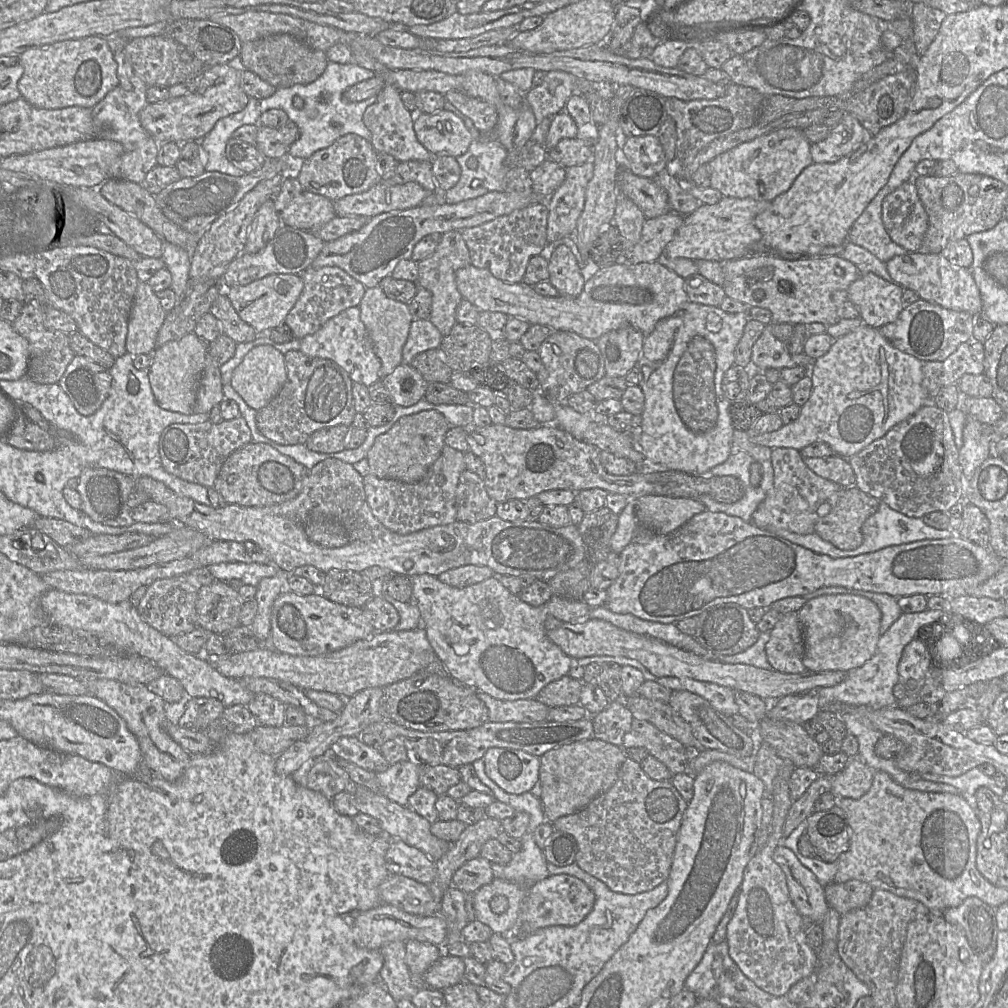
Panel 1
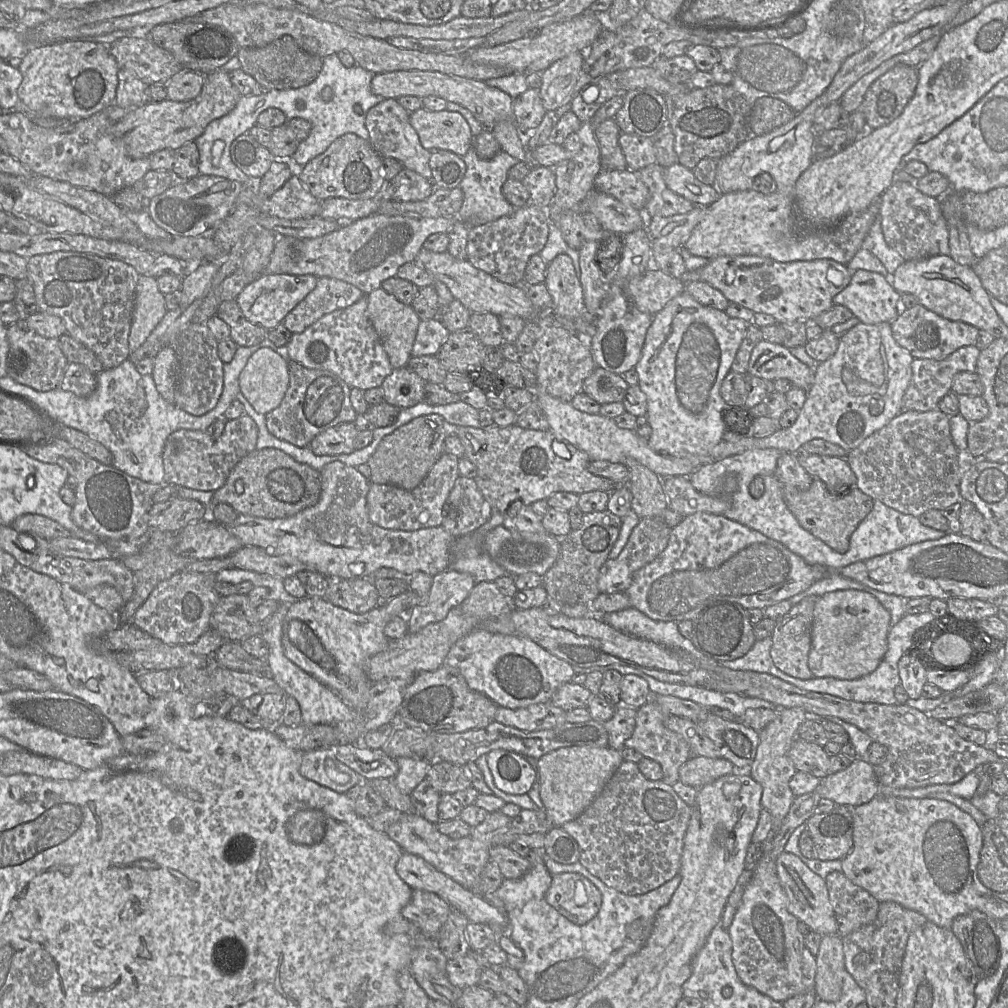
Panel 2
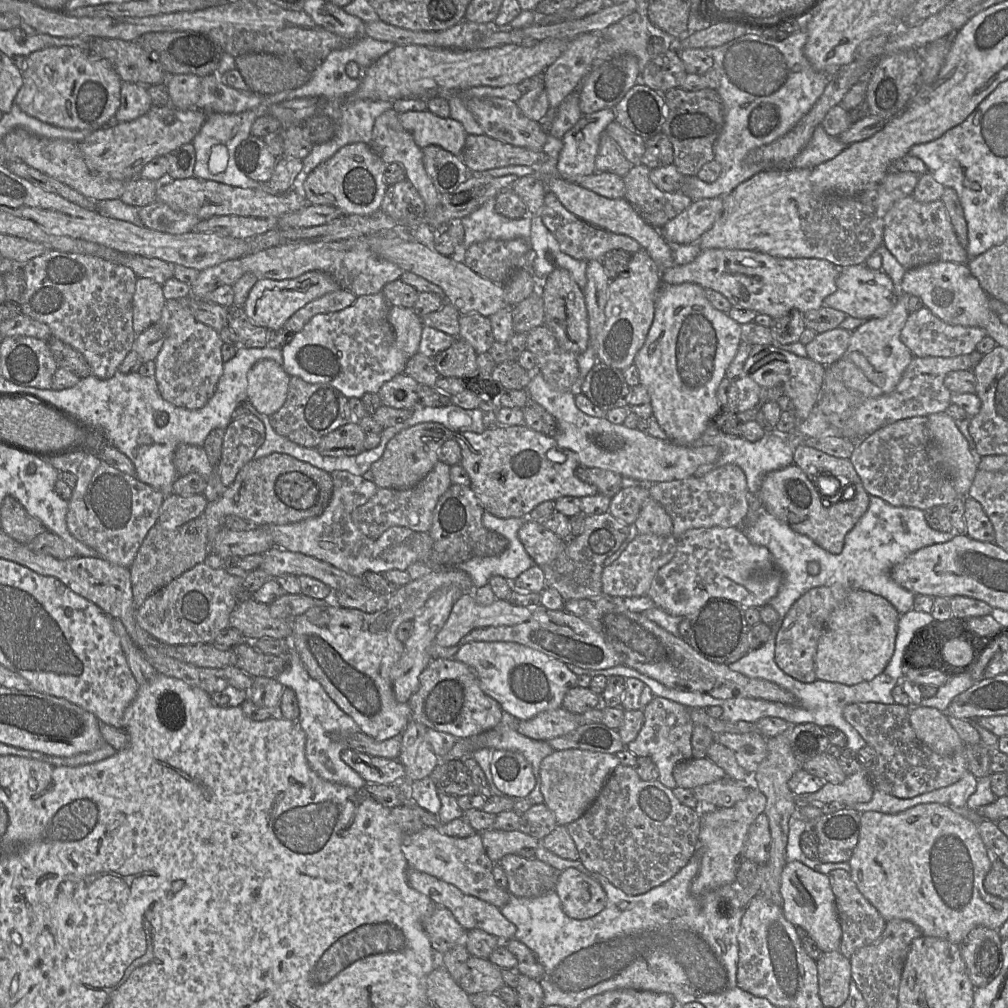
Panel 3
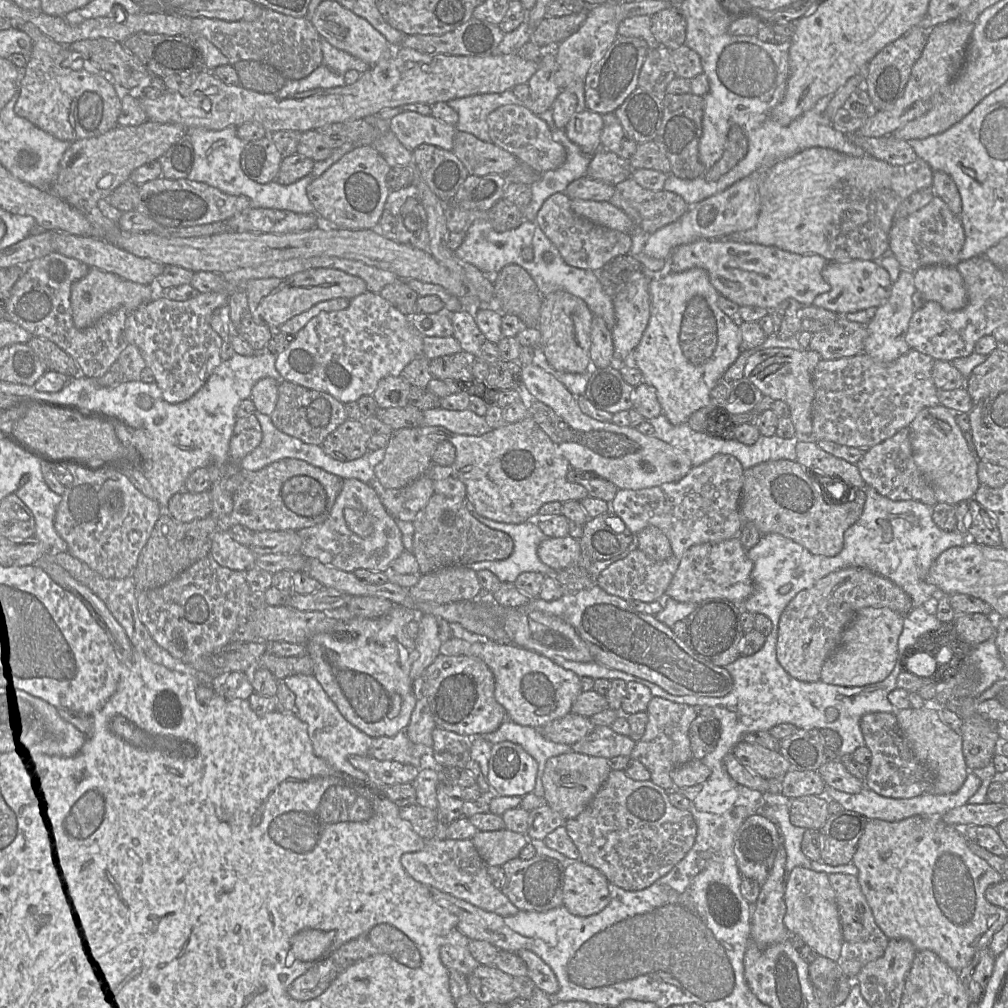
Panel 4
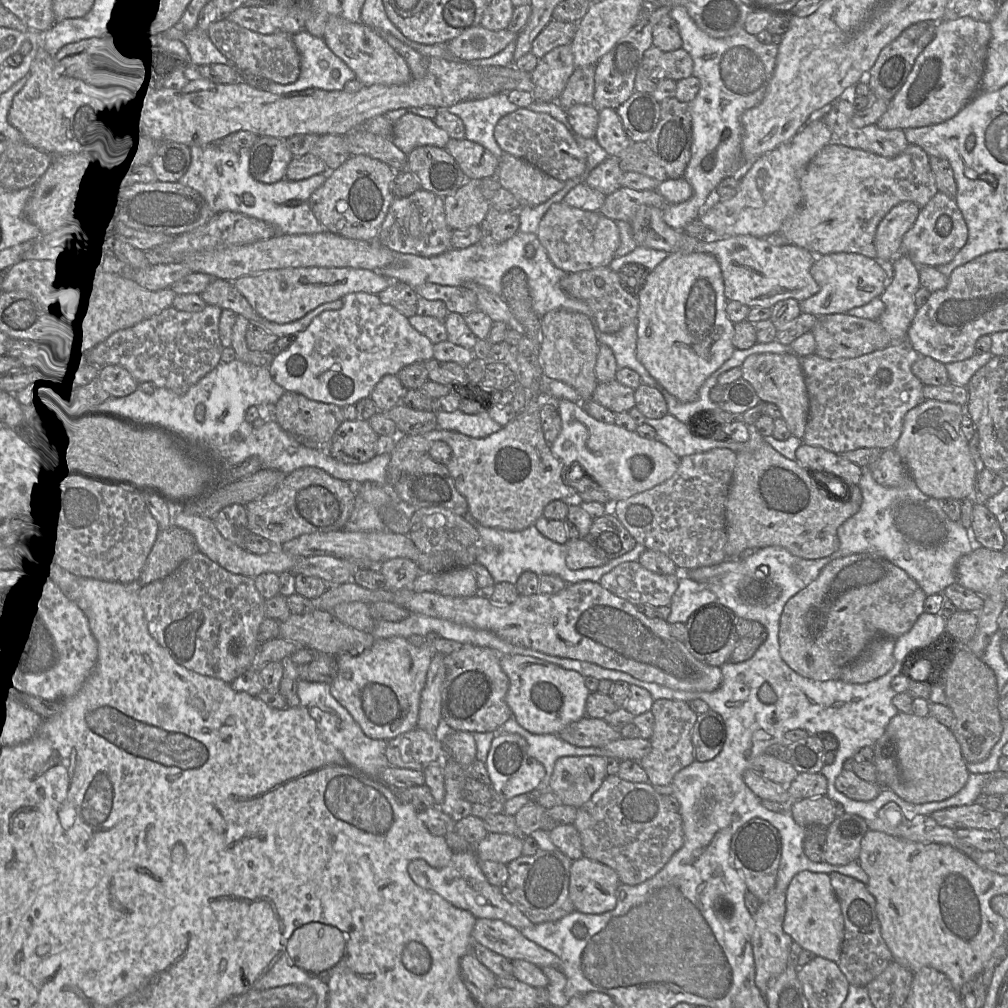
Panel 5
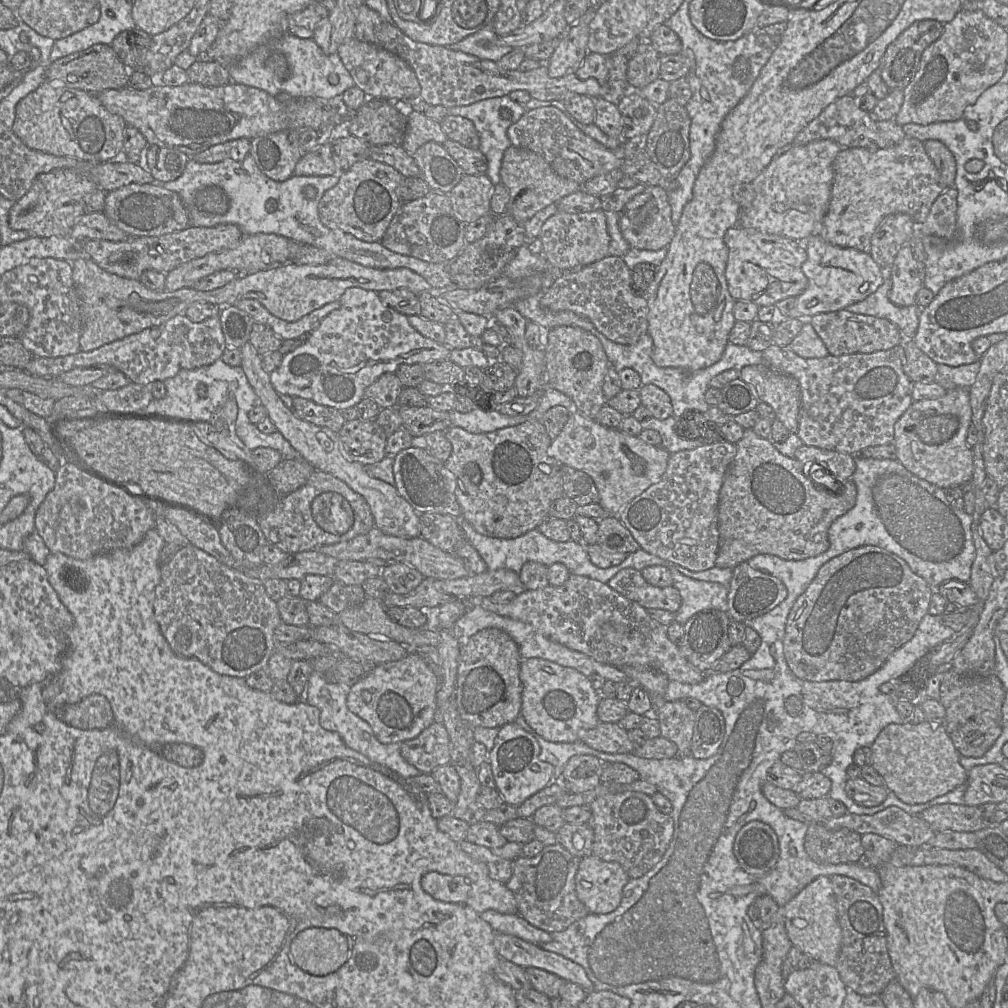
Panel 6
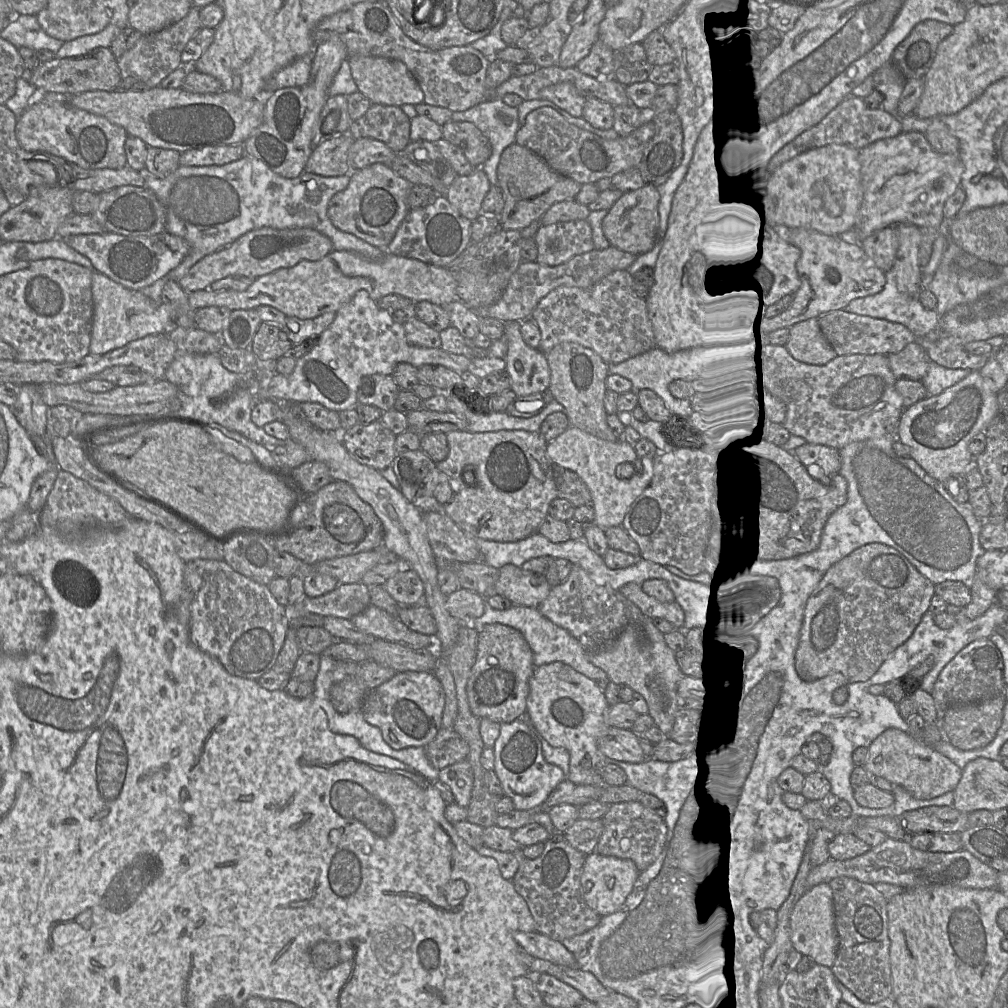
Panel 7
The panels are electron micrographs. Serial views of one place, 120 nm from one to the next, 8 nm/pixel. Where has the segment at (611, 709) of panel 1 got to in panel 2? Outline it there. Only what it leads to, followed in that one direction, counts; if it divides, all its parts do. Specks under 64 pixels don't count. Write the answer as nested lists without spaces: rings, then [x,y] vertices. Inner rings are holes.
[[[626,705],[615,707],[613,717],[603,723],[608,732],[608,746],[621,751],[625,741],[631,737],[636,725],[637,709]]]

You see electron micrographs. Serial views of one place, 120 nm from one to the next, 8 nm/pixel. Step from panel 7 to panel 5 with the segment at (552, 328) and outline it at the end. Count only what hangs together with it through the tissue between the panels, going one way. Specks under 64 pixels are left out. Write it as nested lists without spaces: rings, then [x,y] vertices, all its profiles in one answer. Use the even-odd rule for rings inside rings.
[[[601,266],[579,272],[566,273],[560,280],[560,287],[568,296],[585,303],[592,311],[599,330],[614,334],[635,323],[639,310],[637,295],[627,292],[621,285],[617,272],[609,266]]]

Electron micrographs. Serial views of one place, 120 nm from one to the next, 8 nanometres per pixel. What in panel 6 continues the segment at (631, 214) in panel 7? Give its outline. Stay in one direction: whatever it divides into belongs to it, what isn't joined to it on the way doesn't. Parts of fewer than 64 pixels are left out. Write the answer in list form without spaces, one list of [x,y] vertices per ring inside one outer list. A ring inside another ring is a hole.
[[[660,185],[648,187],[637,194],[618,213],[621,234],[631,248],[657,251],[667,248],[674,237],[676,227],[671,220],[668,192]]]

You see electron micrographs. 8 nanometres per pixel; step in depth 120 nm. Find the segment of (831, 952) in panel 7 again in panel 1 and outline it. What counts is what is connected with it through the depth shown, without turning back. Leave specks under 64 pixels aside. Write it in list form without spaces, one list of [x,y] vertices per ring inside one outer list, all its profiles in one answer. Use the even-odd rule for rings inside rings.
[[[780,844],[773,852],[773,860],[780,866],[787,880],[791,900],[803,917],[811,918],[815,923],[822,923],[829,905],[825,897],[825,887],[817,880],[815,874],[803,866],[792,850]]]

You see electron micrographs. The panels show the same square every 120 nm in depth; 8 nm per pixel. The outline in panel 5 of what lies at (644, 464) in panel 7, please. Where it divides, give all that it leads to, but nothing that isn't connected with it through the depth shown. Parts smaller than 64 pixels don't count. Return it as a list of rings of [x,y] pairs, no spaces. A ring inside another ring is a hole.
[[[566,399],[555,400],[562,420],[562,428],[550,444],[552,454],[564,466],[579,463],[608,494],[610,502],[617,502],[649,490],[670,479],[678,469],[680,458],[665,444],[640,437],[615,423],[606,424],[589,416],[581,403]]]

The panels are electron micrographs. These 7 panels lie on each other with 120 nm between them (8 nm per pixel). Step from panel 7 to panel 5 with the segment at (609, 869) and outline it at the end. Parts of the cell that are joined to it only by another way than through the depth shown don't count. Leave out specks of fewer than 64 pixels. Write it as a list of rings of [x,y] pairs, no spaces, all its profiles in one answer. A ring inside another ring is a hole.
[[[582,857],[570,868],[569,897],[576,911],[602,914],[615,908],[620,883],[615,870]]]

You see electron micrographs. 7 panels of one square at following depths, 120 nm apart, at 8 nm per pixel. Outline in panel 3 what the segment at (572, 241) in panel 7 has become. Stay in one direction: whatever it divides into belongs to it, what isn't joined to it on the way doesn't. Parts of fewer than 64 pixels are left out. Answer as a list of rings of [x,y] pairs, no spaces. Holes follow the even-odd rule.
[[[552,192],[546,193],[540,216],[544,225],[557,239],[561,251],[575,259],[600,261],[606,252],[613,249],[622,249],[630,254],[641,249],[637,241],[626,235],[612,233],[581,220],[568,211]]]

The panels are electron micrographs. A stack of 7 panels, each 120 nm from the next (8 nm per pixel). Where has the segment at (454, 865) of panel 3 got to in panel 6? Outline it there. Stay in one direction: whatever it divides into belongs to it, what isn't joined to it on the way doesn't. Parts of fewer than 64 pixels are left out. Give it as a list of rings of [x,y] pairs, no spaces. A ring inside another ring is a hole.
[[[435,871],[423,875],[421,885],[424,891],[434,899],[451,903],[464,903],[471,890],[468,878]],[[486,910],[481,917],[496,932],[513,935],[539,946],[549,942],[552,937],[551,933],[533,926],[519,913],[503,914],[495,910]]]

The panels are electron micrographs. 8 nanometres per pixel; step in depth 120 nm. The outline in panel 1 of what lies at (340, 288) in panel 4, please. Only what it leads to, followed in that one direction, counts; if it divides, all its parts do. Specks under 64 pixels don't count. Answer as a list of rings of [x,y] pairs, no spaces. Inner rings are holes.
[[[272,274],[248,285],[224,289],[223,293],[229,297],[240,318],[251,325],[257,334],[260,334],[267,333],[269,330],[284,323],[287,314],[299,298],[303,286],[300,275]]]

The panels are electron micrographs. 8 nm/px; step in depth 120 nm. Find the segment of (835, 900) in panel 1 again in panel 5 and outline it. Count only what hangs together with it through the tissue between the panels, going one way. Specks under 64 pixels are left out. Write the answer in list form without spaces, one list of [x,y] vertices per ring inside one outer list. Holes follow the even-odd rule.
[[[840,873],[829,874],[844,919],[844,940],[838,967],[850,985],[866,987],[894,961],[881,934],[876,900],[861,881]]]

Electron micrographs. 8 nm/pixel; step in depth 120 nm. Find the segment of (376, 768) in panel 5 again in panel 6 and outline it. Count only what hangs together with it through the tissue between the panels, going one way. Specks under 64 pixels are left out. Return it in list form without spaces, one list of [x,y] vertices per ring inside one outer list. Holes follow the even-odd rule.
[[[313,671],[308,679],[303,700],[319,709],[321,727],[328,731],[337,732],[347,747],[388,768],[404,779],[420,775],[421,772],[401,756],[400,743],[382,744],[375,737],[371,726],[348,709],[346,700],[349,691],[350,686],[329,683],[325,680],[323,673]]]

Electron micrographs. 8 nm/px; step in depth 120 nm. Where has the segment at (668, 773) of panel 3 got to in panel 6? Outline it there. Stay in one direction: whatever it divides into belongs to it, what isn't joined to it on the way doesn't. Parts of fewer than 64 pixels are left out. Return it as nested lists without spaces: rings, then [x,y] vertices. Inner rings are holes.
[[[667,701],[664,705],[653,711],[653,715],[659,720],[661,737],[674,742],[678,748],[677,757],[691,755],[692,738],[695,726],[695,712],[691,710],[684,701]]]

